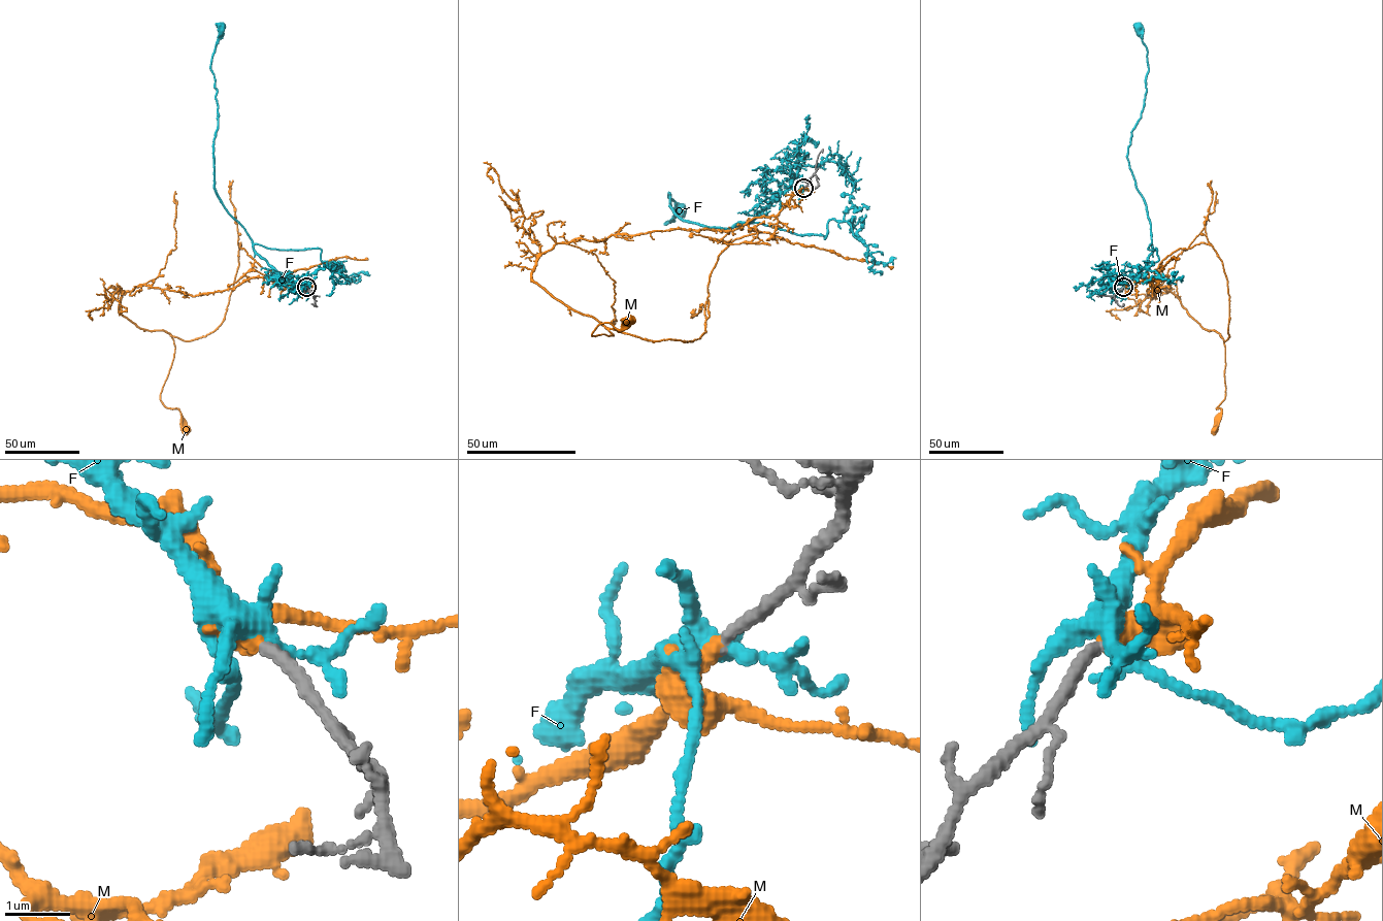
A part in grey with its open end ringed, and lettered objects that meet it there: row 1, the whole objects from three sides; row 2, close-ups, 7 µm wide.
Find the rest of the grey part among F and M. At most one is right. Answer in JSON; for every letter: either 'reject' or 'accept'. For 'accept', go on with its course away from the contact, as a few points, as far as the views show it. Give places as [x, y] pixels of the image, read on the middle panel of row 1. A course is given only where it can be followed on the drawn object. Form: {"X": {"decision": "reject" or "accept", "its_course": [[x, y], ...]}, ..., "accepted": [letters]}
{"F": {"decision": "reject"}, "M": {"decision": "accept", "its_course": [[804, 187], [733, 230], [574, 238], [537, 261], [535, 283], [613, 335], [592, 335], [629, 320]]}, "accepted": ["M"]}

